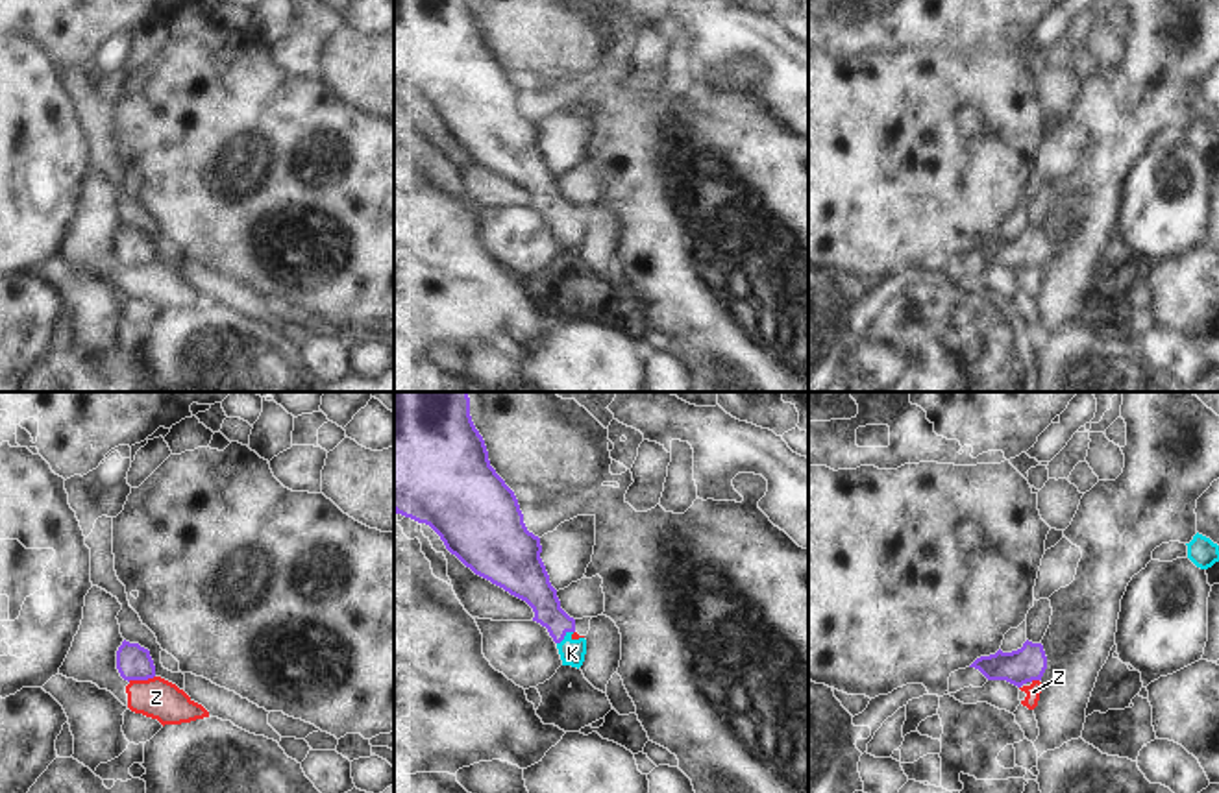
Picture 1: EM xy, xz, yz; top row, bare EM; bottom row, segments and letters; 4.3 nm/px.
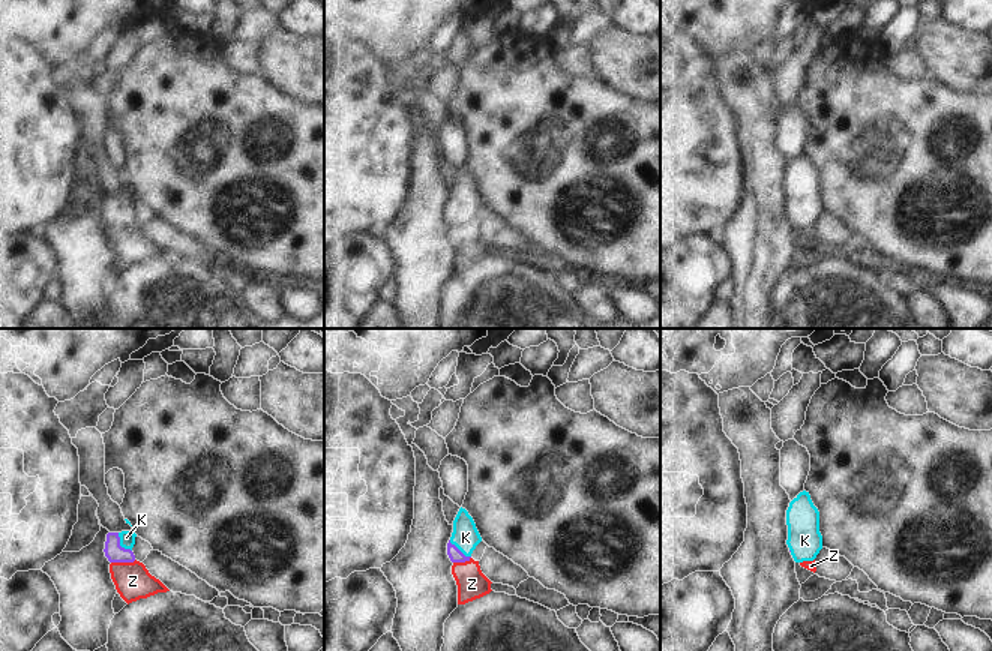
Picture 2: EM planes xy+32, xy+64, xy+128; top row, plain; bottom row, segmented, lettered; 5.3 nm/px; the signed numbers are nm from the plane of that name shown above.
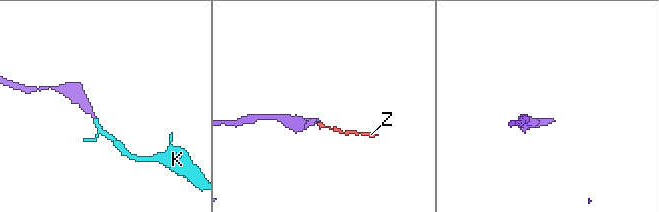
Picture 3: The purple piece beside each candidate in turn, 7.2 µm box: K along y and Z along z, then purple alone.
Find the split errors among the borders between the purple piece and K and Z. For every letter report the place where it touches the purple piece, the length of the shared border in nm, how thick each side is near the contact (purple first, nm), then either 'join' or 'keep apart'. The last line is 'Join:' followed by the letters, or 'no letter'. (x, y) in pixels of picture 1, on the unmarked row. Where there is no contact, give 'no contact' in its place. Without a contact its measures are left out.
K: xz (565, 220) | 90 nm | 150/110 nm | join
Z: xy (141, 265) | 120 nm | 160/180 nm | keep apart
Join: K

